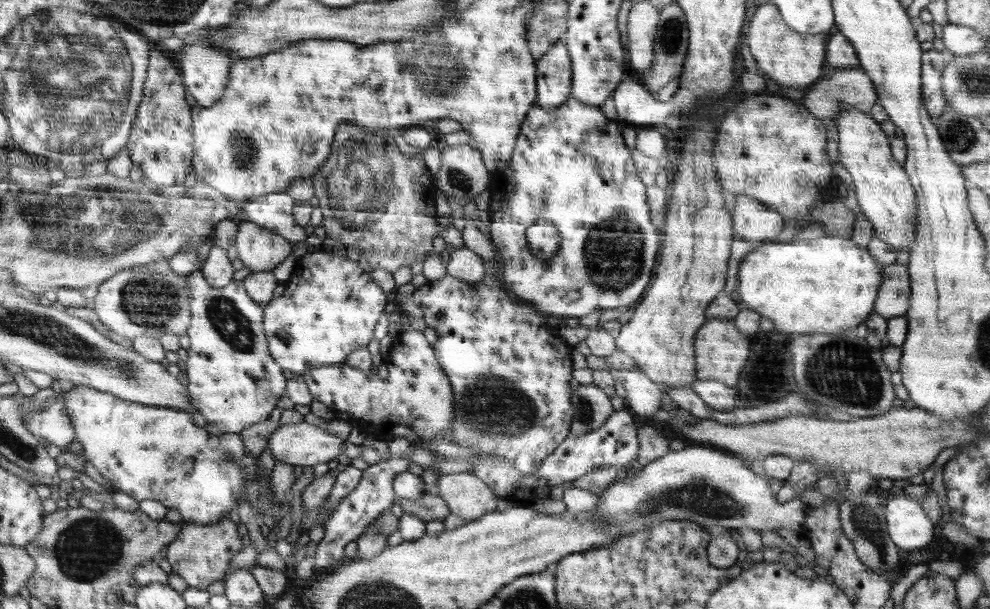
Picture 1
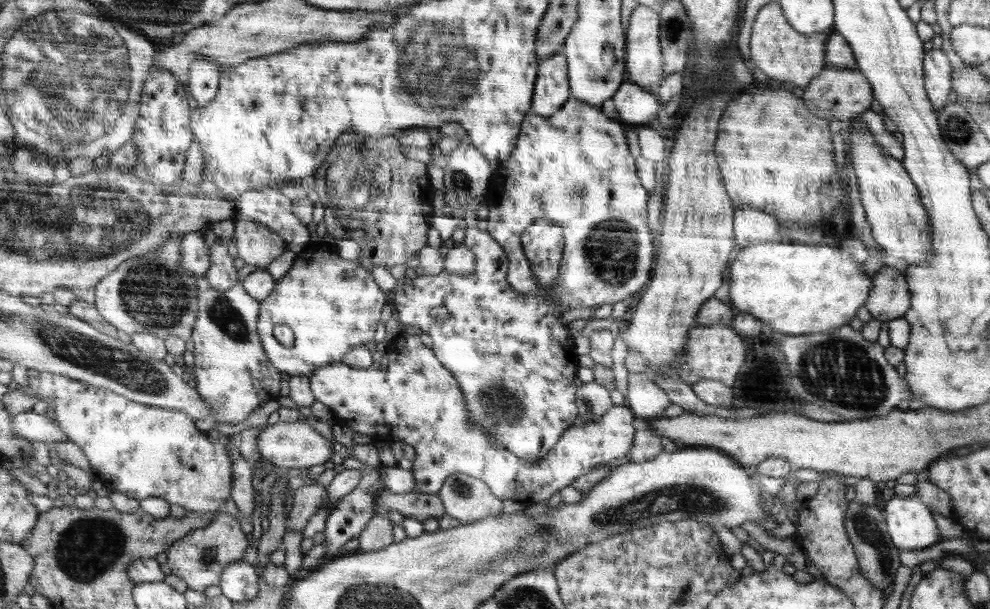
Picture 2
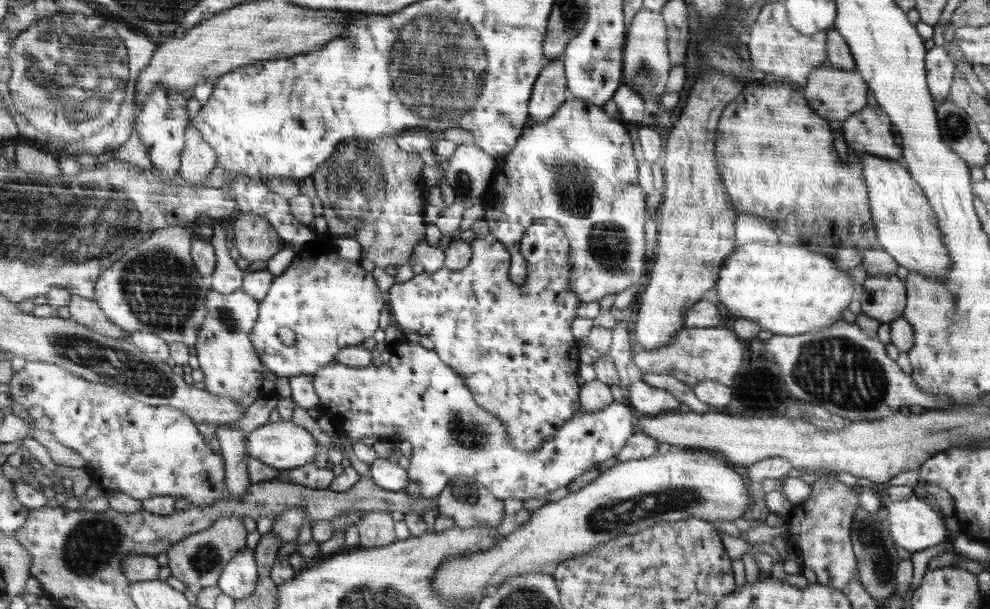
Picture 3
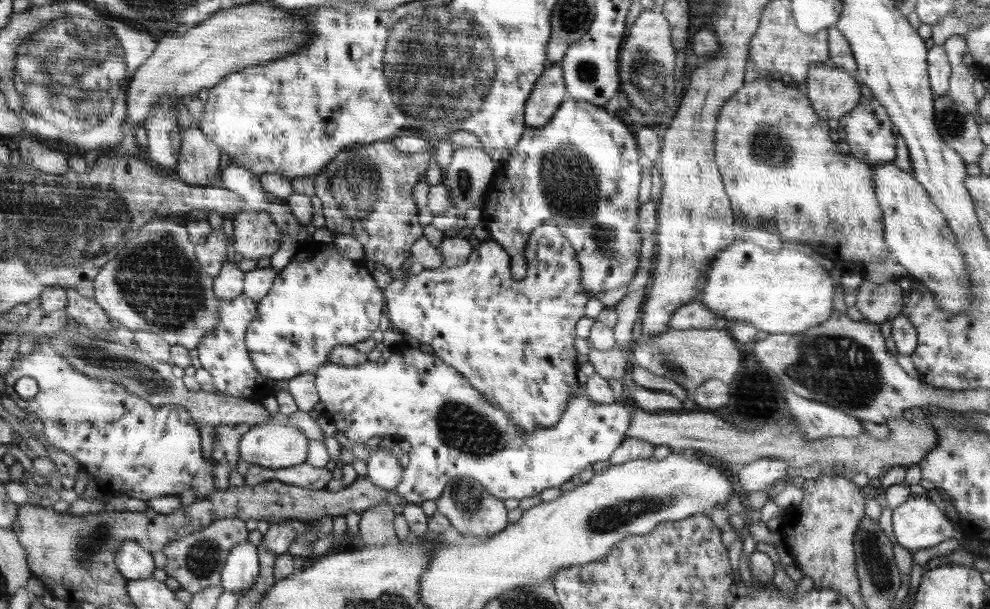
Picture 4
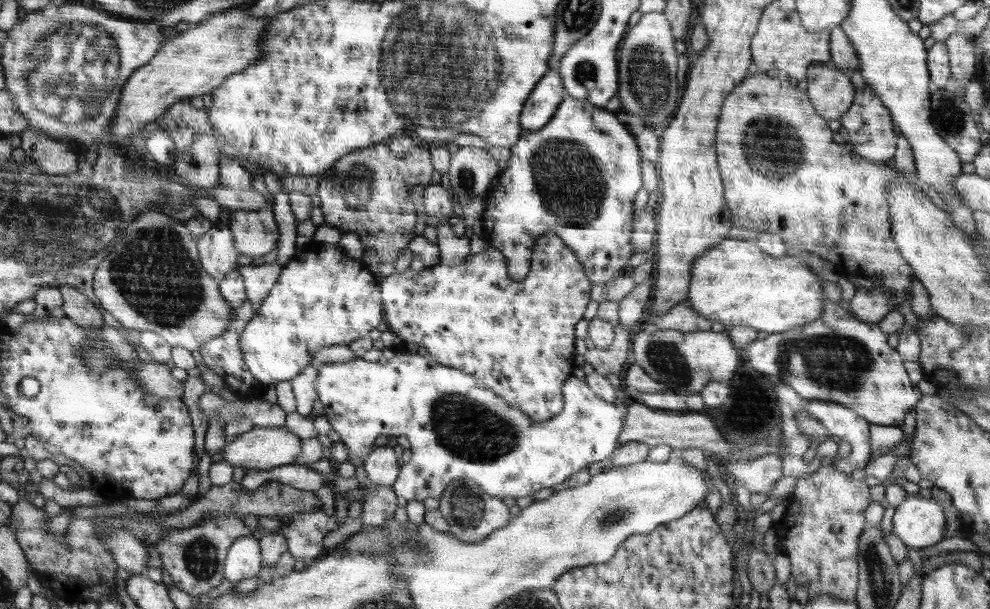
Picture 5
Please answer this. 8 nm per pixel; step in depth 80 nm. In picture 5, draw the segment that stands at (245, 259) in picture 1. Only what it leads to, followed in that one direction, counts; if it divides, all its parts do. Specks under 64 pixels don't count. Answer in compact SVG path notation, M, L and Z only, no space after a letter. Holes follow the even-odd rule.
M272 208L238 210L229 213L229 218L231 221L228 228L239 254L254 258L264 256L276 248L278 228L272 216Z

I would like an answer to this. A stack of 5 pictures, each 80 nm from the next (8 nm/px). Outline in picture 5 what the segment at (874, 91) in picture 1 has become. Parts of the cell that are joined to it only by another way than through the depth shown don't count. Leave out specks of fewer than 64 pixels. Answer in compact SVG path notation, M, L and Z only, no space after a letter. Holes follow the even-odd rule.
M831 63L808 67L806 79L811 103L826 120L839 120L854 102L850 78Z

